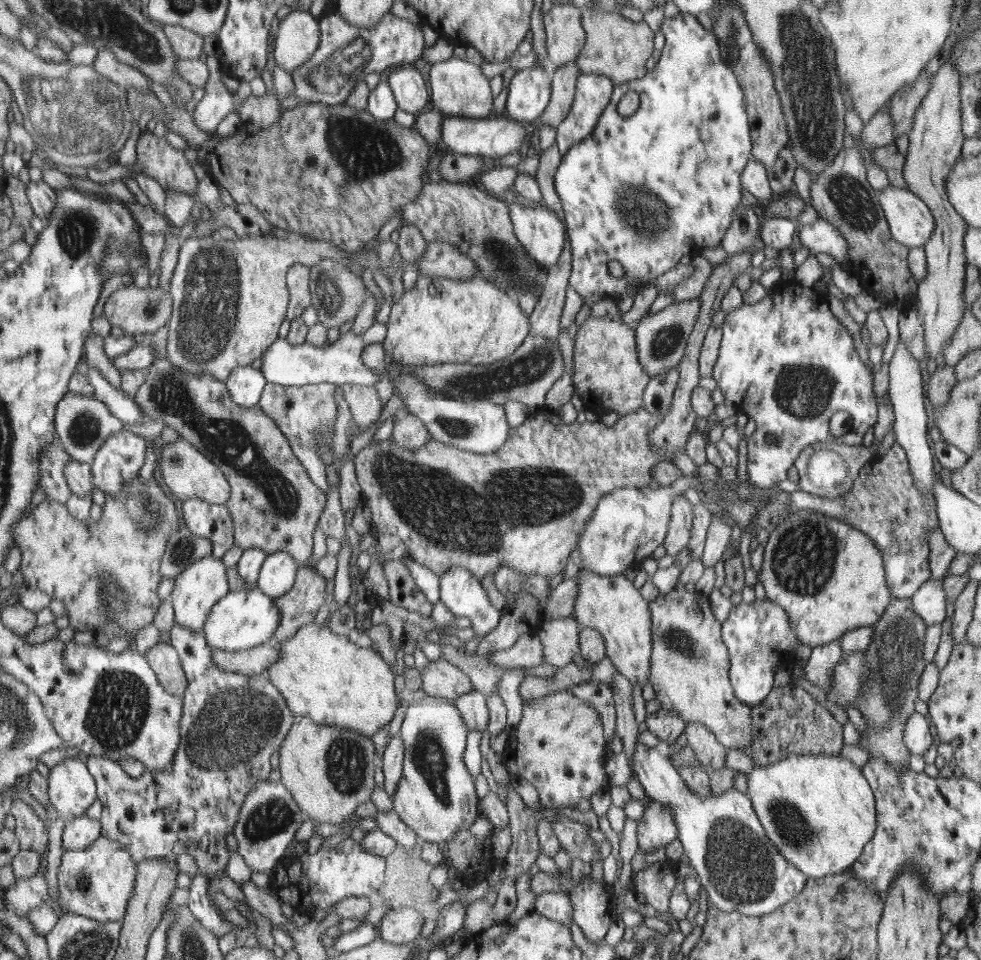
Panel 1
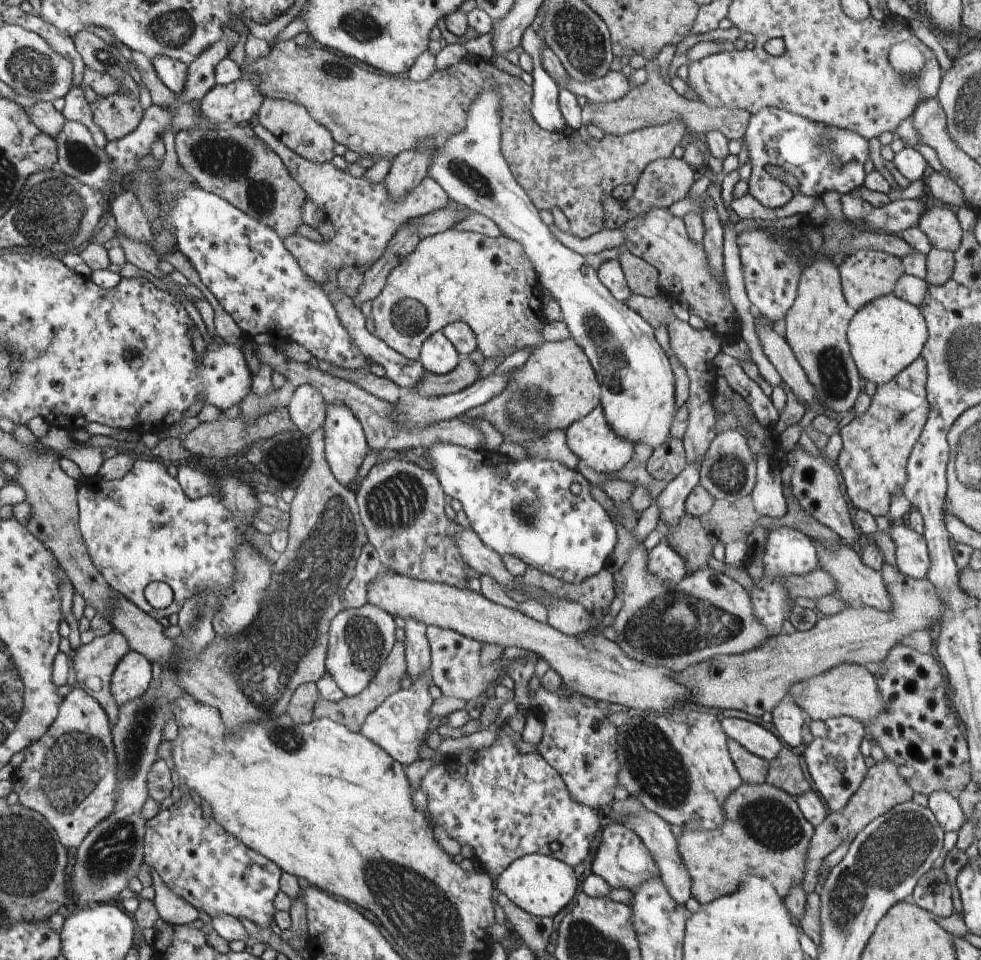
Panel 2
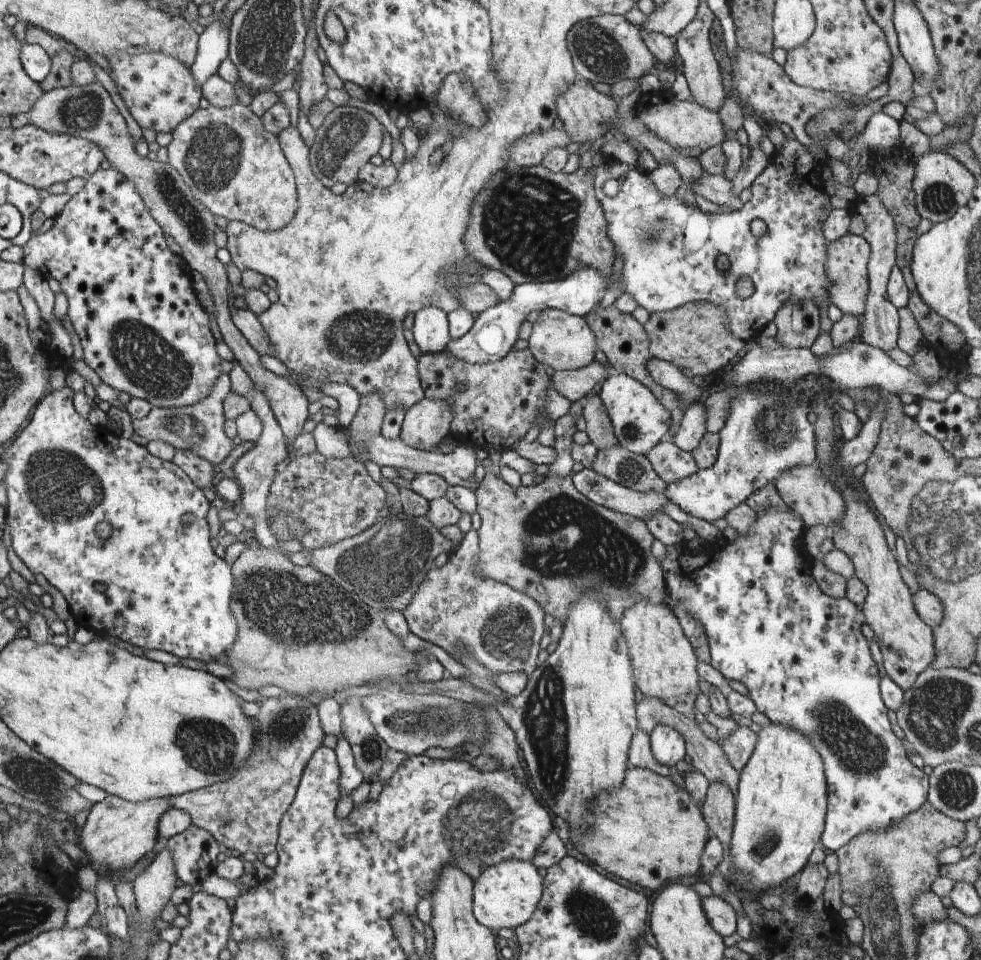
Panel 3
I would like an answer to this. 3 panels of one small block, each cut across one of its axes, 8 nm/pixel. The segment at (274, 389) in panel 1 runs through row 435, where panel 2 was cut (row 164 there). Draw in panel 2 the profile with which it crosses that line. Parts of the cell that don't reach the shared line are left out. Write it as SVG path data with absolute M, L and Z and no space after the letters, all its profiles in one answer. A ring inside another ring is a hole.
M261 123L253 130L283 159L284 166L291 172L292 178L303 187L304 194L308 194L308 200L325 214L324 222L330 221L336 229L334 238L328 242L326 240L315 242L300 234L283 238L287 249L299 262L304 274L320 284L328 283L328 272L332 268L340 270L344 266L364 266L366 263L375 263L387 249L388 242L391 242L395 233L404 224L425 214L442 210L449 203L448 194L433 178L424 178L420 186L416 186L402 200L392 200L383 182L371 183L364 177L354 177L349 172L334 168L332 161L313 163L306 160L282 144L279 137L266 130Z

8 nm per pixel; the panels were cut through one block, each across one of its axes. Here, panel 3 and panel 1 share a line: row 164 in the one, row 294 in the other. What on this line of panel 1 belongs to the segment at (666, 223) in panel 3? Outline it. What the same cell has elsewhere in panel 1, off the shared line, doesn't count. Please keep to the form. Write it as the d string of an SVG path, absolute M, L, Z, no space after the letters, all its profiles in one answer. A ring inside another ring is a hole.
M680 13L674 18L665 18L662 24L662 33L664 33L666 45L664 46L661 58L658 64L647 71L644 76L621 84L615 88L615 94L611 96L612 104L608 105L608 112L604 112L604 120L600 120L600 128L596 128L596 136L588 136L588 140L582 140L576 143L566 154L563 154L561 163L555 172L553 181L555 191L561 200L561 205L565 214L566 233L569 236L572 251L572 272L569 278L569 284L583 298L597 296L597 298L607 298L619 302L627 297L626 289L629 280L633 278L644 278L645 280L656 279L666 272L679 265L682 256L692 256L702 252L704 248L716 248L720 246L724 235L730 223L740 200L742 200L742 186L740 186L740 174L744 164L750 160L750 152L753 152L751 137L751 126L748 126L748 114L746 114L746 105L744 94L742 94L741 84L736 80L735 71L731 66L723 61L720 56L719 39L712 36L702 24L696 20L696 16ZM626 92L636 92L639 94L640 104L633 116L622 117L617 111L618 102ZM612 260L618 261L626 270L624 278L617 278L610 274L608 263ZM780 282L778 285L770 288L767 295L759 302L752 305L742 304L738 308L735 308L725 316L723 325L723 344L720 347L719 362L715 366L714 380L717 382L717 386L722 390L723 395L727 401L731 401L734 404L734 408L738 408L741 411L743 419L752 418L754 420L756 428L752 435L747 440L747 454L748 454L748 475L750 475L750 484L756 493L773 492L777 488L777 484L780 481L787 479L788 470L792 468L800 452L806 448L806 446L815 446L816 443L824 443L830 441L841 441L848 447L855 447L858 444L862 444L864 434L871 426L874 426L878 418L878 407L875 395L872 392L873 387L873 375L870 369L860 361L858 353L854 349L854 341L850 332L838 321L836 316L830 311L828 306L827 297L824 293L815 290L810 287L803 287L800 282ZM840 410L846 410L852 418L852 427L850 431L842 435L840 438L836 438L830 434L830 428L828 423L832 414ZM768 434L776 436L778 441L776 443L770 443L766 439Z

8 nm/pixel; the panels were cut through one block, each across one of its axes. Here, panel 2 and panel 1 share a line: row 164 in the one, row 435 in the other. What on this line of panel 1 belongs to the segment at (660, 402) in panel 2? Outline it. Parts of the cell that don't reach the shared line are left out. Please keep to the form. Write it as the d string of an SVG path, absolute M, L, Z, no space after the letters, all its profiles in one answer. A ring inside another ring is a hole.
M404 373L394 380L394 391L401 394L404 401L403 412L419 417L430 432L431 438L444 444L478 454L488 455L498 451L508 439L508 422L504 407L488 399L459 399L432 393L427 384L420 383L415 376Z

